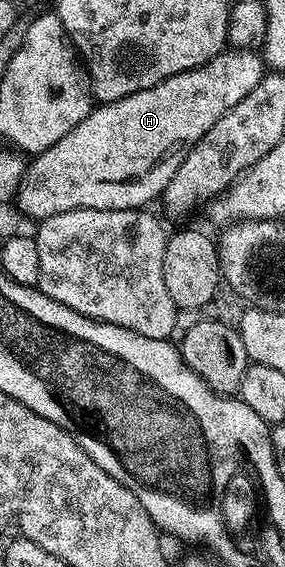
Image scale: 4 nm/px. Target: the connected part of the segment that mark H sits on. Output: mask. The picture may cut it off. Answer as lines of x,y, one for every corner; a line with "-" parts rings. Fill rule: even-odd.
227,48
203,66
173,74
152,88
132,92
132,96
95,105
90,114
80,120
72,132
68,132
68,136
60,136
52,148
29,159
16,193
19,208
33,220
41,220
73,210
137,210
149,207
153,198
161,199
165,195
172,176
176,176
176,168
184,164
184,156
192,152
204,132
208,132
220,116
236,108
236,104
240,104
256,84
260,84
264,58
261,53
254,53
258,52

